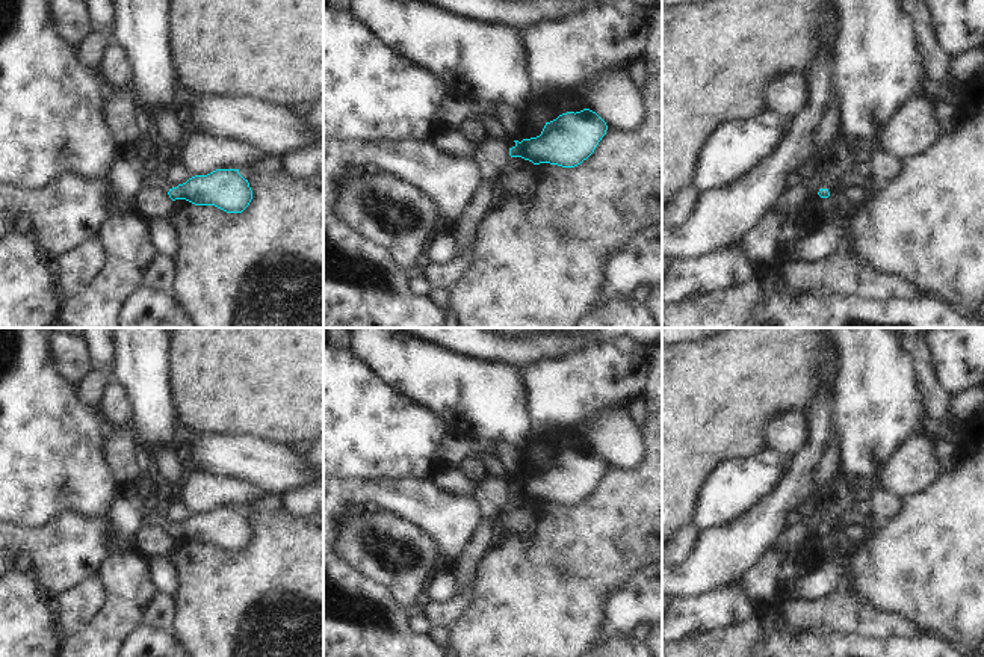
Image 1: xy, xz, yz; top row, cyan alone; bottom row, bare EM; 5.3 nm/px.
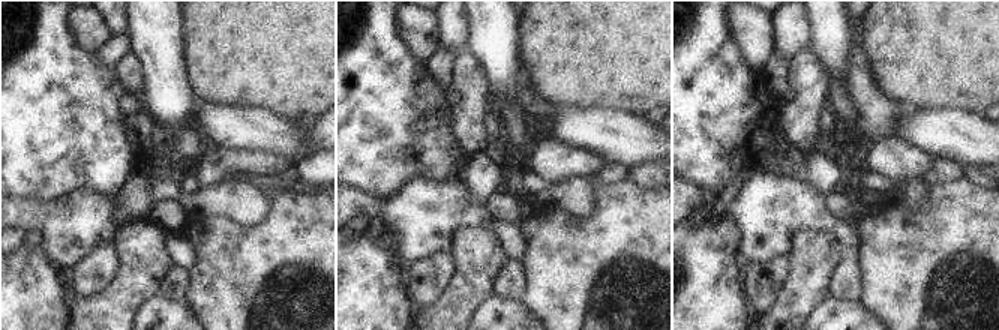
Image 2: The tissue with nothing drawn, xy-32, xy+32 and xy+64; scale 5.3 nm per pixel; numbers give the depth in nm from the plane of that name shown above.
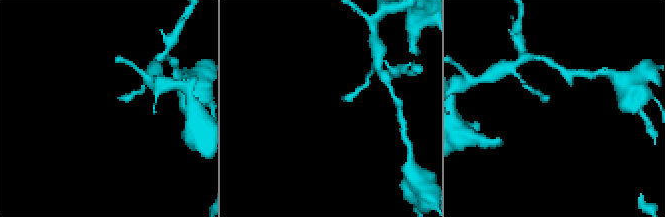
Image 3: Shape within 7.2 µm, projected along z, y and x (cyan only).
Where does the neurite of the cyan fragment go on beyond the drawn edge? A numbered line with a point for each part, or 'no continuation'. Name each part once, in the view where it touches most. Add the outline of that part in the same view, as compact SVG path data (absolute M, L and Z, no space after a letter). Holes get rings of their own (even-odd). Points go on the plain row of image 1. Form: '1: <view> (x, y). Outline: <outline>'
no continuation

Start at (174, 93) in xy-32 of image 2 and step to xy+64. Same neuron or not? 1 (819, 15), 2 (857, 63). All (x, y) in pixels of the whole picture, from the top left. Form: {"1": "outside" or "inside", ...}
{"1": "inside", "2": "outside"}

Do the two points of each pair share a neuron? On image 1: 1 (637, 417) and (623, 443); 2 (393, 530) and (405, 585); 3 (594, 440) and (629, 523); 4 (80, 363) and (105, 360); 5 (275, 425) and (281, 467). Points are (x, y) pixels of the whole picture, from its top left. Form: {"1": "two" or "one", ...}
{"1": "two", "2": "one", "3": "two", "4": "two", "5": "two"}

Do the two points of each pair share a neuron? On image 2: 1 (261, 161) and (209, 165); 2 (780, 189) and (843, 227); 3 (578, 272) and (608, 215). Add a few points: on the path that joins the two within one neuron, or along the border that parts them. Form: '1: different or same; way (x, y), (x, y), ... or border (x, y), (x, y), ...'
1: same; way (248, 162), (222, 162)
2: same; way (795, 204), (828, 224)
3: same; way (591, 258), (608, 242), (608, 228)

